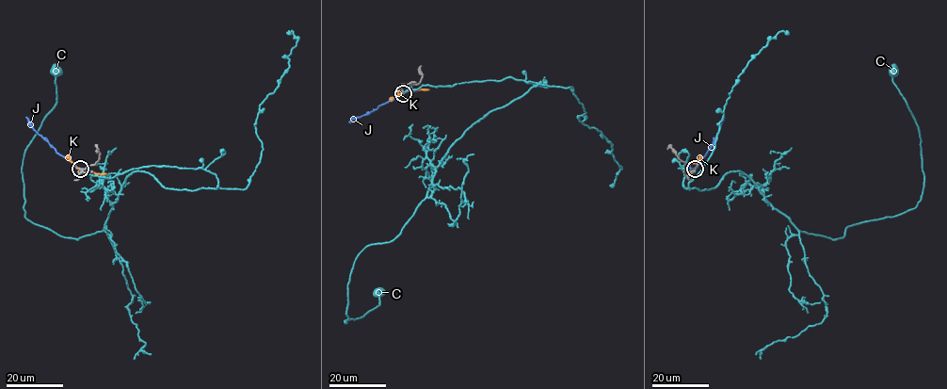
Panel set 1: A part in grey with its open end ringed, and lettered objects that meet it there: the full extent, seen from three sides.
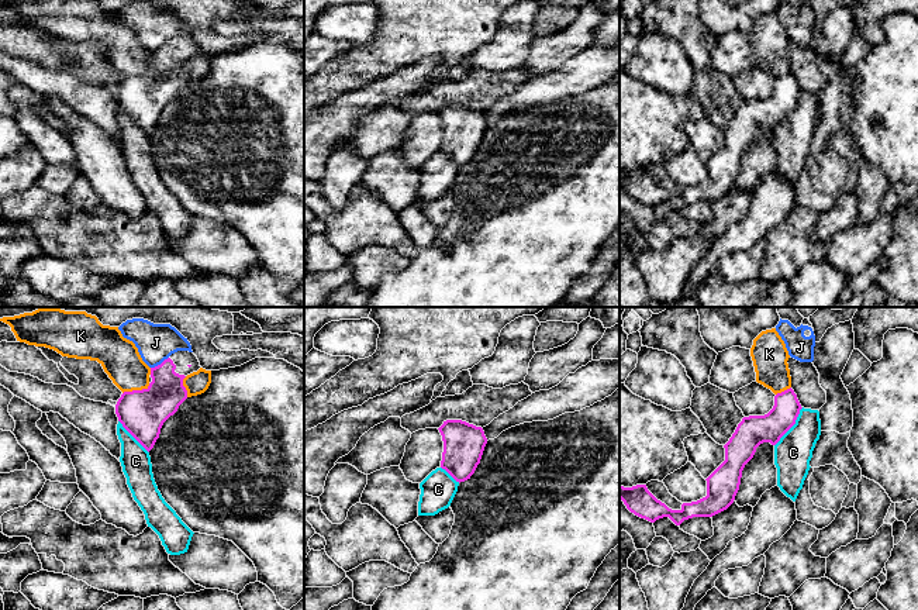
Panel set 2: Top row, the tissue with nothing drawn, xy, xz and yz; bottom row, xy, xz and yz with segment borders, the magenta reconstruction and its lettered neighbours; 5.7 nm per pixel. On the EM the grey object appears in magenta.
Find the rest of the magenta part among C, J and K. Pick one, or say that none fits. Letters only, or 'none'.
none

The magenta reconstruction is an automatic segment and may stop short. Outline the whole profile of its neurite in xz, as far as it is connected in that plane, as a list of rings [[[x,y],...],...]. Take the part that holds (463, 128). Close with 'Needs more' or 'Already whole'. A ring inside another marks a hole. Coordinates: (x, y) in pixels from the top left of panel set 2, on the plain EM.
[[[446,104],[438,114],[444,125],[441,152],[459,168],[470,163],[487,128],[483,113],[462,104]]]. Already whole

